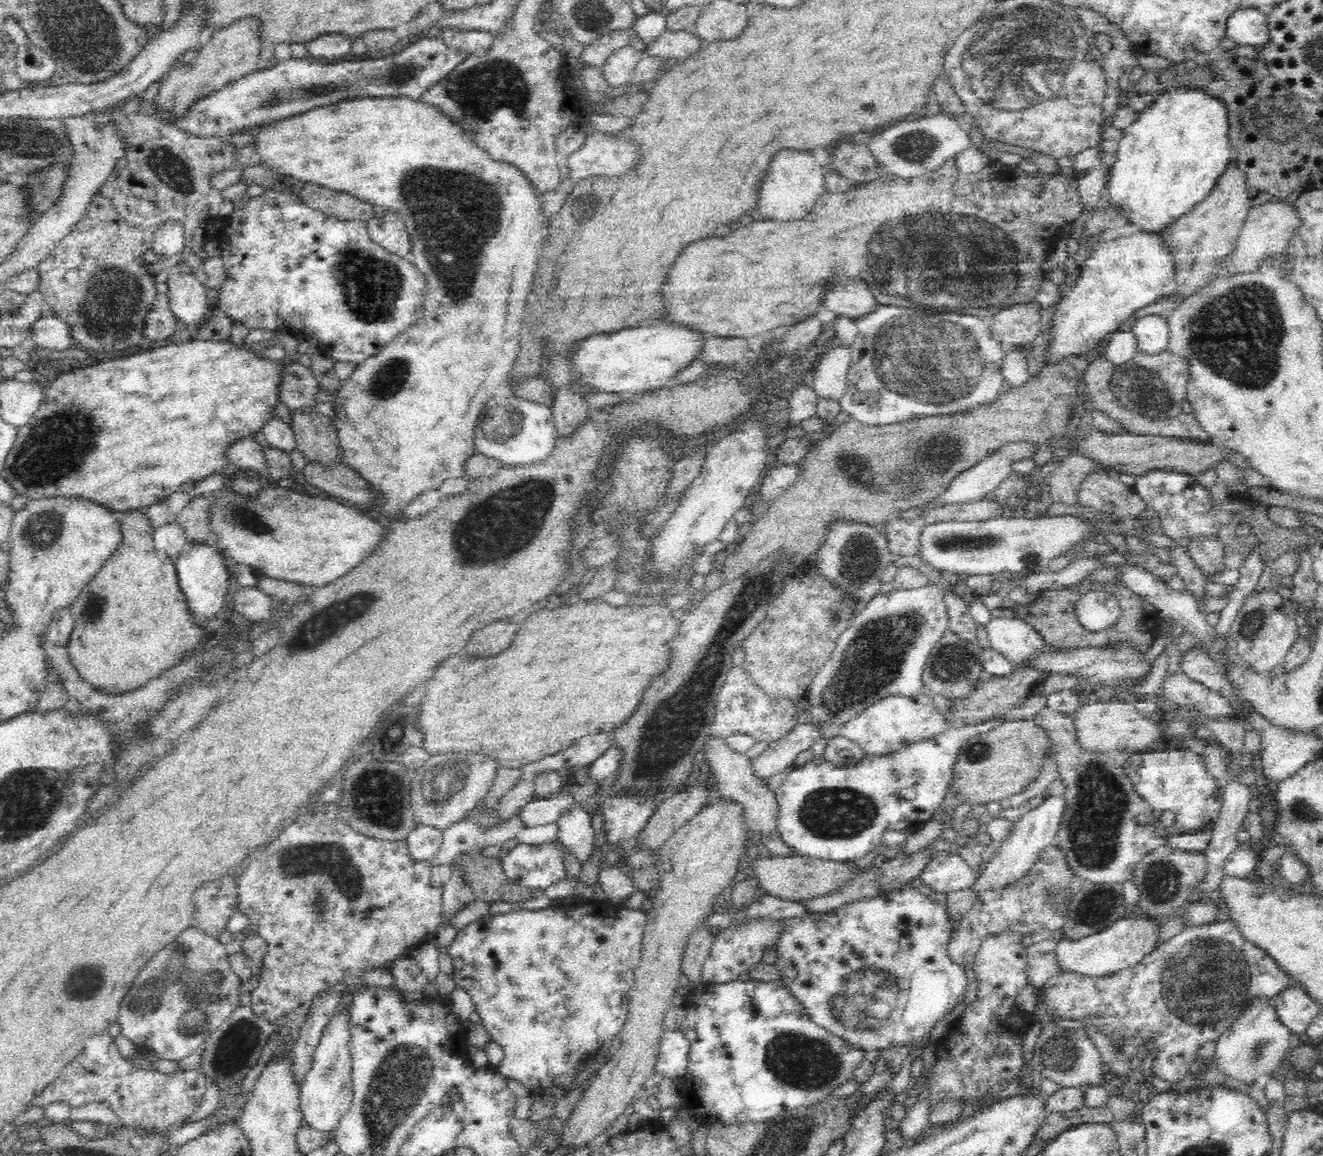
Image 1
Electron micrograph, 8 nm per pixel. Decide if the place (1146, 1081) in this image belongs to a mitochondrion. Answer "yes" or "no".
no

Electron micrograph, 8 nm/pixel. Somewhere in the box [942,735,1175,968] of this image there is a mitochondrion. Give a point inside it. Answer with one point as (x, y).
(1100, 806)

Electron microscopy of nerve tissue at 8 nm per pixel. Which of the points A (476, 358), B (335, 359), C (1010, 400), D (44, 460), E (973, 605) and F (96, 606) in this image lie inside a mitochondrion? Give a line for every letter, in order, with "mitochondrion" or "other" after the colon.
A: other
B: other
C: other
D: mitochondrion
E: other
F: mitochondrion

